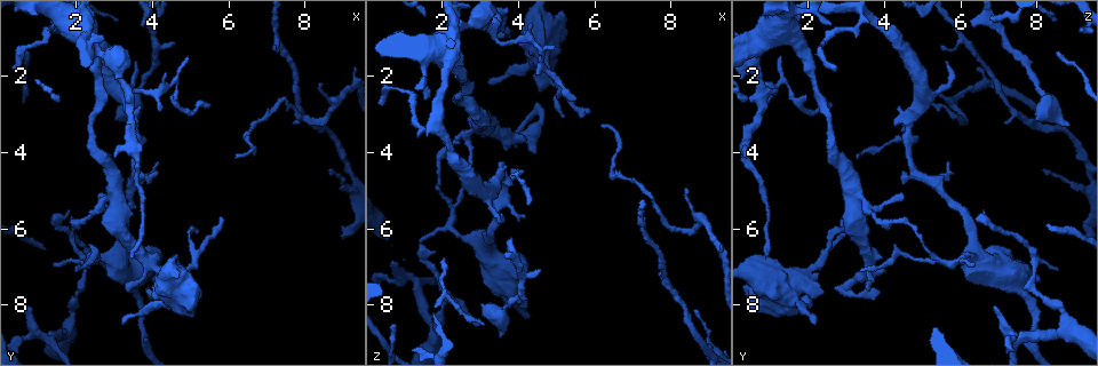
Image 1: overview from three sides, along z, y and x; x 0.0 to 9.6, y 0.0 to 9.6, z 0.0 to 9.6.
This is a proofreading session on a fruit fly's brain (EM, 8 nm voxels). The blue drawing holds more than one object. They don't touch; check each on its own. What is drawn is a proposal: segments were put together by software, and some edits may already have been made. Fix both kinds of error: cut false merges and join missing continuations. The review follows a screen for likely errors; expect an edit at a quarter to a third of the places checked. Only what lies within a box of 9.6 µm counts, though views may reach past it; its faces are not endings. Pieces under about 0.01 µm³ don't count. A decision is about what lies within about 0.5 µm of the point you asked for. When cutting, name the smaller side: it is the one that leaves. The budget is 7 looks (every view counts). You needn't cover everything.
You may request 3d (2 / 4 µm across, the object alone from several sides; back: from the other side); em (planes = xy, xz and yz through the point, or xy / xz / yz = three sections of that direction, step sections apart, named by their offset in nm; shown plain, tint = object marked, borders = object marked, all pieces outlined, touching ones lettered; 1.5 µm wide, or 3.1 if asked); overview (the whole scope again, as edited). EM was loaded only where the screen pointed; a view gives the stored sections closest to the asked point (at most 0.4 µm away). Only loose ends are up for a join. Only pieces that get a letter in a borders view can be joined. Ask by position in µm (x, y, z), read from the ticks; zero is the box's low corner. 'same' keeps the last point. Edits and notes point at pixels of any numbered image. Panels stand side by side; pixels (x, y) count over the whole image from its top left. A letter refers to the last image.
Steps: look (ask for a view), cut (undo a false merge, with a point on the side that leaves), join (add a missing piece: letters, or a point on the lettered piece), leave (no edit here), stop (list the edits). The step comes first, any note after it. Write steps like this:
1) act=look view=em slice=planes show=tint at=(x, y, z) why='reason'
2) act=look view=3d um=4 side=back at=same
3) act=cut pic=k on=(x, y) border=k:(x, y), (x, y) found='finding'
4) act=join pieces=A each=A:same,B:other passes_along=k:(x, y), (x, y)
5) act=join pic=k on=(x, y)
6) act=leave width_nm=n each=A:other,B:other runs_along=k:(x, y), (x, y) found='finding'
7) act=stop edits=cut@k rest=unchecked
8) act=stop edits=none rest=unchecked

act=look view=3d um=2 side=back at=(1.05, 8.80, 7.25) why='three arms meet'

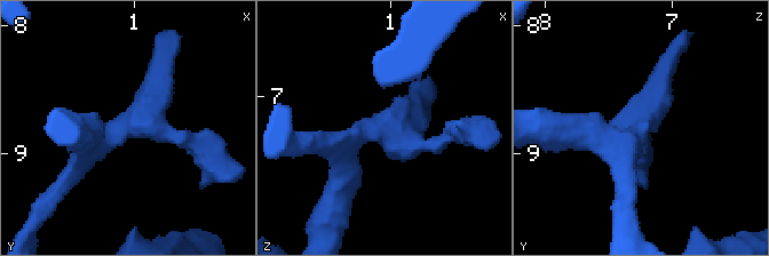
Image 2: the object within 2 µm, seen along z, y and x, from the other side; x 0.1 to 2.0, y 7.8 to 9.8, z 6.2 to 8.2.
act=look view=em slice=planes show=borders at=(1.04, 8.74, 7.28) why='shape alone is not enough'

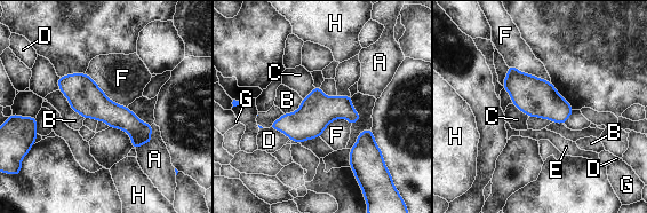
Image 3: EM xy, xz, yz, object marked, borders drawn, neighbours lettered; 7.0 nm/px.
act=leave each=A:other,B:other,C:other,D:other,E:other,F:other,G:other,H:other runs_along=3:(61, 80), (127, 120), (148, 139) found='all the same neuron'

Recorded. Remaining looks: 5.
act=look view=3d um=4 at=(3.50, 7.35, 7.30) why='calibre changes'

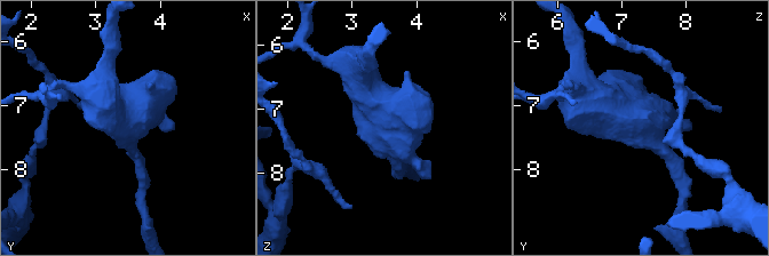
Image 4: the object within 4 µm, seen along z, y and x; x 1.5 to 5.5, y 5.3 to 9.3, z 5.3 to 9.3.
act=look view=em slice=yz step=4 show=tint at=(3.55, 7.35, 7.40) why='shape alone is not enough'

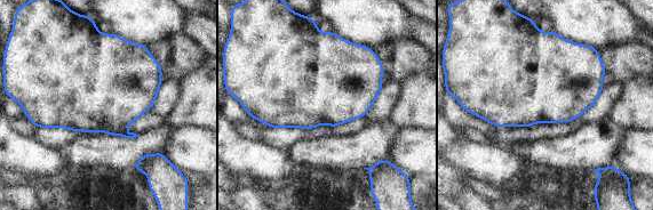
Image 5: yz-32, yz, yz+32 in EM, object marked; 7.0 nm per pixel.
act=look view=em slice=planes show=borders at=same

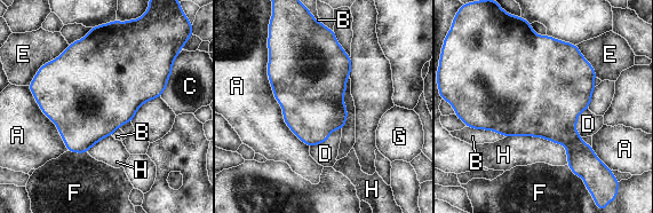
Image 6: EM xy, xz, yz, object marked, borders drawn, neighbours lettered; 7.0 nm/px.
act=leave width_nm=460 each=A:other,B:other,C:other,D:other,E:other,F:other,G:other,H:other border=6:(341, 128), (310, 147) found='all the same neuron'

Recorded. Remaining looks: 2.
act=look view=em slice=planes show=borders at=(8.55, 4.55, 8.15) why='branch stops here'

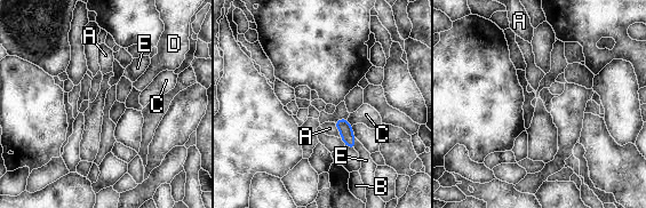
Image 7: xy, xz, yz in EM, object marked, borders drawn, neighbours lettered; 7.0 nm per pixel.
act=leave each=A:other,B:other,C:other,D:other,E:other border=7:(333, 122), (341, 137) found='none of them fits'

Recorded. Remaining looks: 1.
act=stop edits=none rest=unchecked

